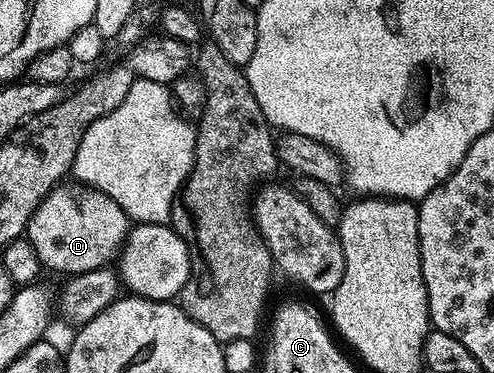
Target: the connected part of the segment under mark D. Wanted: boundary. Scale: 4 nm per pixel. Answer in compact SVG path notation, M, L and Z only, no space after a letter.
M71 183L52 189L38 210L34 210L26 233L41 265L47 271L49 268L52 272L65 272L68 278L109 267L119 257L130 231L128 216L118 202L96 188Z

